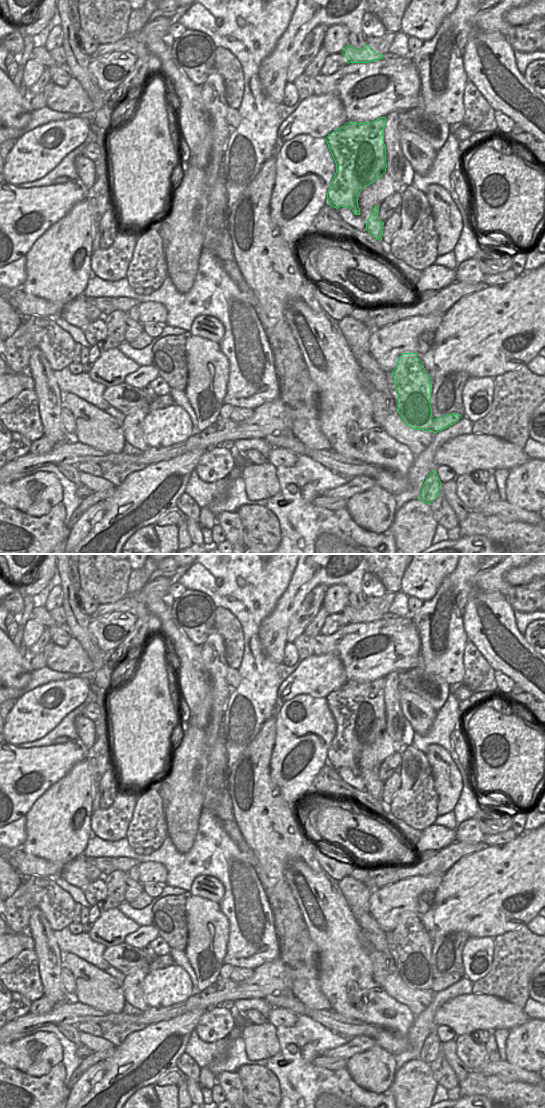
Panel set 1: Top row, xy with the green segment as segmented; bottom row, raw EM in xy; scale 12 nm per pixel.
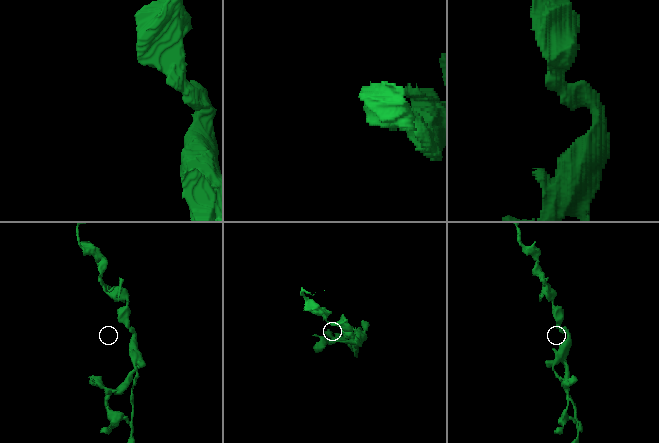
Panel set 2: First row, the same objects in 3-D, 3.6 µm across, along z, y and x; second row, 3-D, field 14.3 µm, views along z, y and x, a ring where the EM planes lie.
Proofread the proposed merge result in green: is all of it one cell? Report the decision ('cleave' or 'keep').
keep

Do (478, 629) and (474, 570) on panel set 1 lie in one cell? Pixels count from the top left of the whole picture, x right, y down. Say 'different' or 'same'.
different

